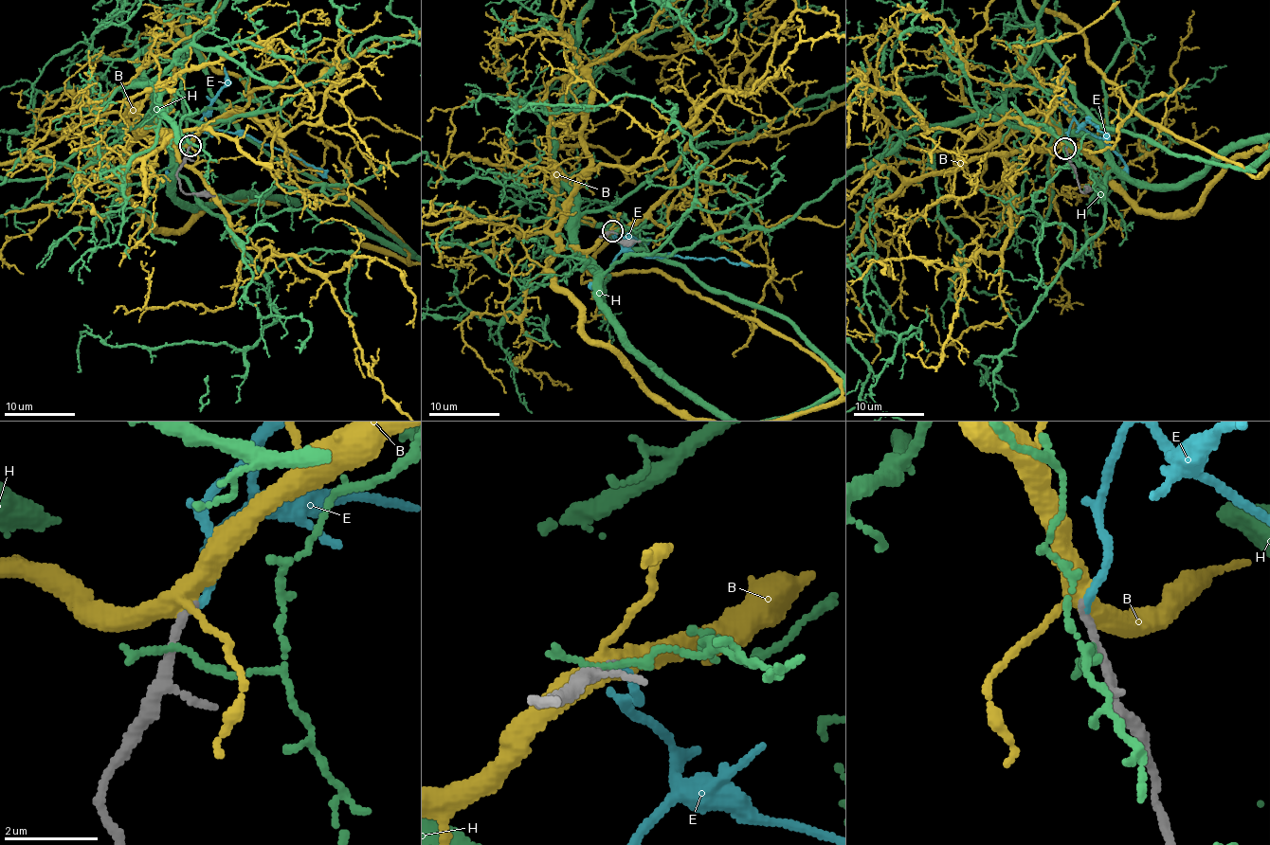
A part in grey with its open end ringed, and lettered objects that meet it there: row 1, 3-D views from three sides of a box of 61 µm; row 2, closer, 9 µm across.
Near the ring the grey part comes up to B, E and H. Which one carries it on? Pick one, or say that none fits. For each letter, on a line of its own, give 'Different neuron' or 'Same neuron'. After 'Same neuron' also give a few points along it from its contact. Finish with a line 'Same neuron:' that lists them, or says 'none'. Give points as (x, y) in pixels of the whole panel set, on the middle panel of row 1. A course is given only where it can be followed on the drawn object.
B: Different neuron
E: Same neuron. Its course: (611, 231), (625, 248), (647, 257), (672, 254), (681, 258), (721, 259), (752, 263)
H: Different neuron
Same neuron: E

